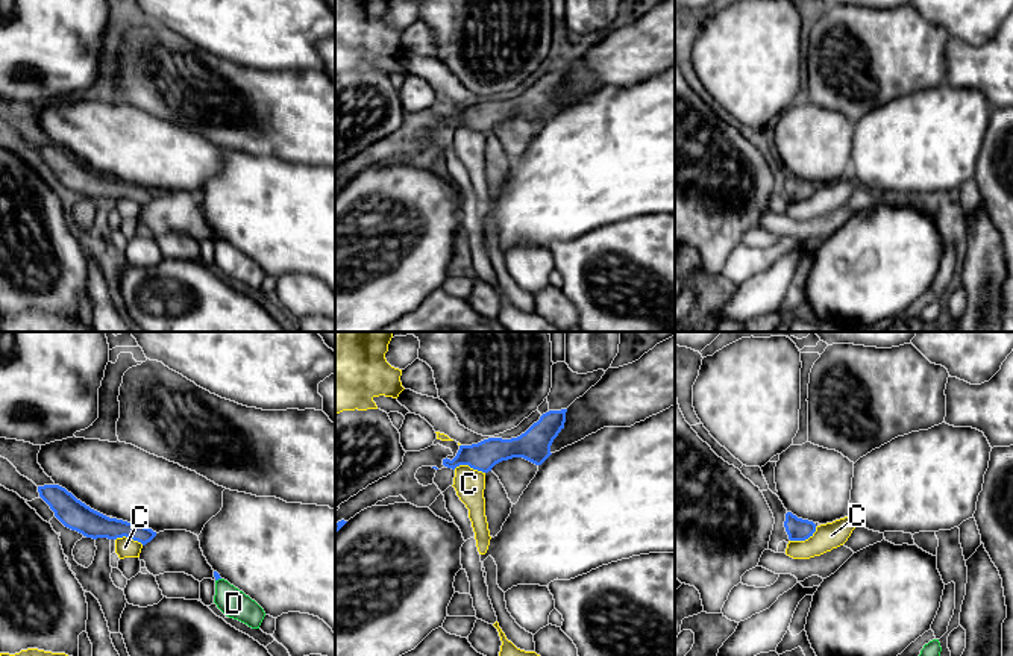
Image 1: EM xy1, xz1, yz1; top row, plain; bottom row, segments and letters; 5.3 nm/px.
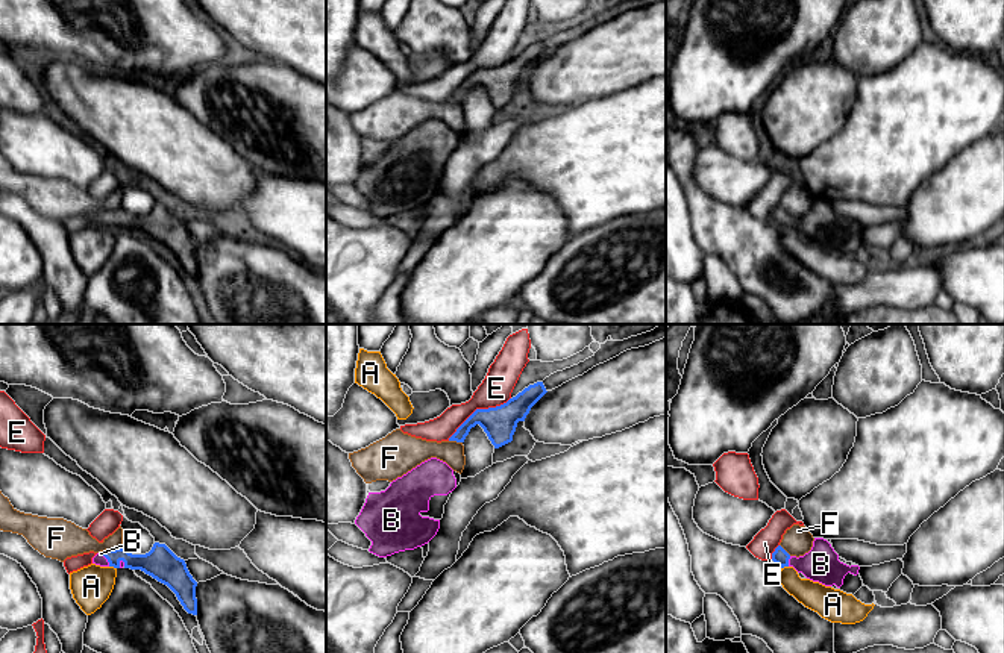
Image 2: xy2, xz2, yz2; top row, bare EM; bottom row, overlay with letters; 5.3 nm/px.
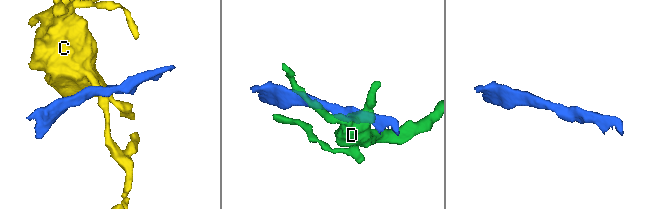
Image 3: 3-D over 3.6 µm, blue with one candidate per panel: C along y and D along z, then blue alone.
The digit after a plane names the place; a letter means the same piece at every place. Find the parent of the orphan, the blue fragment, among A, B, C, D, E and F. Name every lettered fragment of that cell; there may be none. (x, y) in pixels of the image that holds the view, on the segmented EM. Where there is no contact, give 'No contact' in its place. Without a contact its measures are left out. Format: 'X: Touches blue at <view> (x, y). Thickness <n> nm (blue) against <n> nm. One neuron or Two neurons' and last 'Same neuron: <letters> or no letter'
A: Touches blue at xy2 (112, 565). Thickness 170 nm (blue) against 220 nm. Two neurons
B: Touches blue at xy2 (106, 558). Thickness 130 nm (blue) against 60 nm. One neuron
C: Touches blue at xz1 (469, 465). Thickness 160 nm (blue) against 160 nm. Two neurons
D: Touches blue at xy1 (217, 579). Thickness 30 nm (blue) against 160 nm. Two neurons
E: Touches blue at xz2 (478, 409). Thickness 180 nm (blue) against 170 nm. Two neurons
F: Touches blue at xy2 (112, 550). Thickness 160 nm (blue) against 180 nm. Two neurons
Same neuron: B

